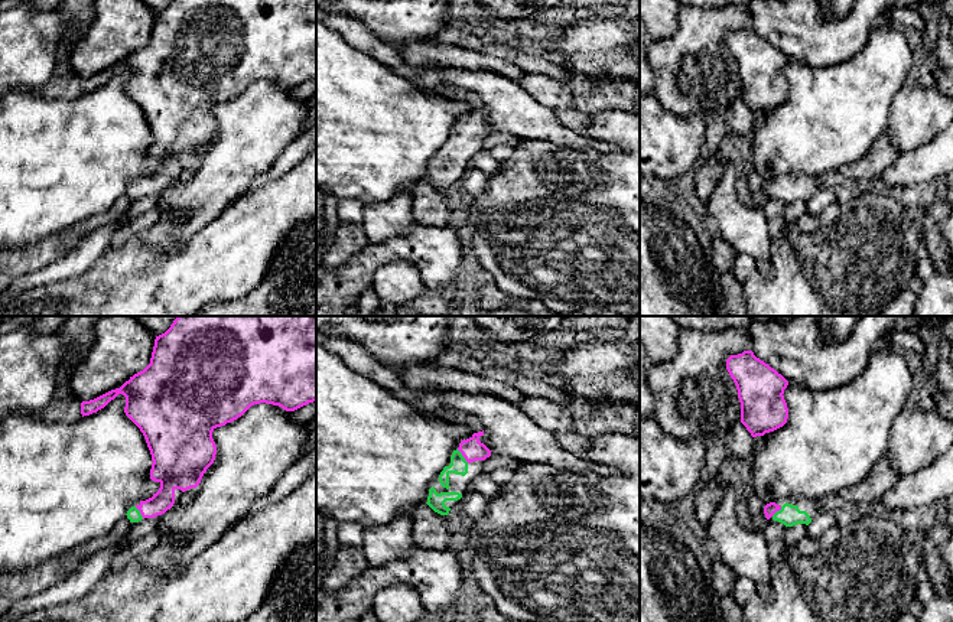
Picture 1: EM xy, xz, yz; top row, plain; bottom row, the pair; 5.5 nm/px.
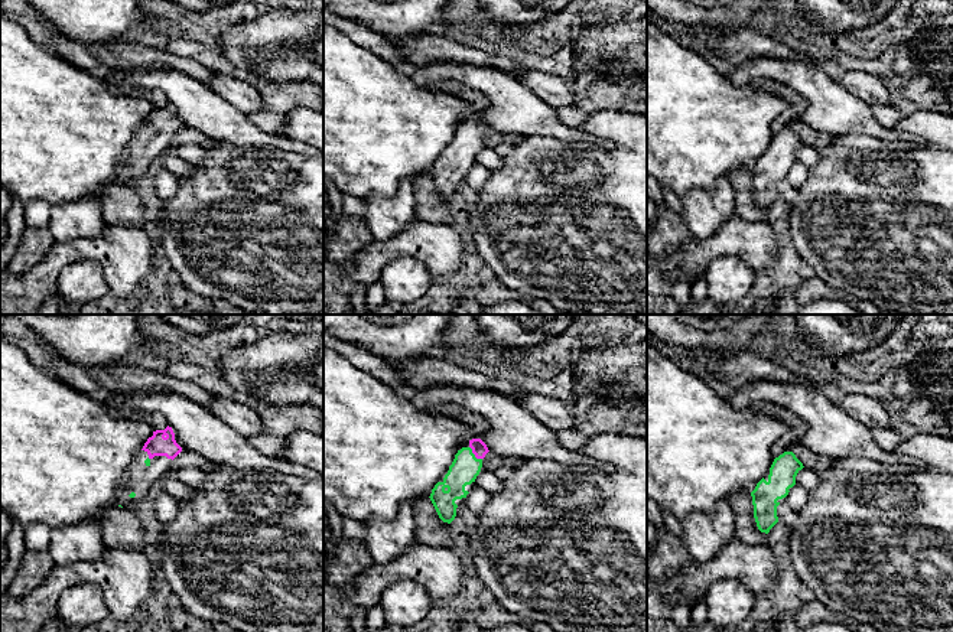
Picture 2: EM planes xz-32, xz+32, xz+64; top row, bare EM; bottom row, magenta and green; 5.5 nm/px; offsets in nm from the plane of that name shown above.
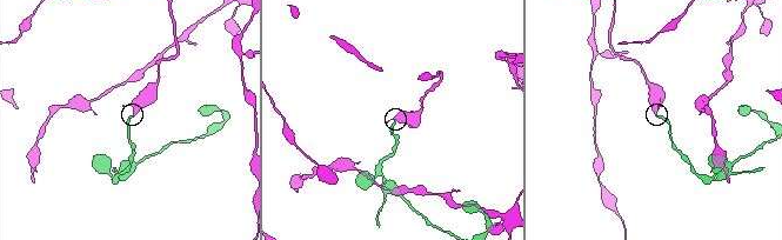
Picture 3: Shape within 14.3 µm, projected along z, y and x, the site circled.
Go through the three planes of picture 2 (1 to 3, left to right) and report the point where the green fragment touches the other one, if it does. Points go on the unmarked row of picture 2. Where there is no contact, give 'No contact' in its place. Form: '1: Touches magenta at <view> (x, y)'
1: No contact
2: Touches magenta at xz+32 (474, 130)
3: No contact

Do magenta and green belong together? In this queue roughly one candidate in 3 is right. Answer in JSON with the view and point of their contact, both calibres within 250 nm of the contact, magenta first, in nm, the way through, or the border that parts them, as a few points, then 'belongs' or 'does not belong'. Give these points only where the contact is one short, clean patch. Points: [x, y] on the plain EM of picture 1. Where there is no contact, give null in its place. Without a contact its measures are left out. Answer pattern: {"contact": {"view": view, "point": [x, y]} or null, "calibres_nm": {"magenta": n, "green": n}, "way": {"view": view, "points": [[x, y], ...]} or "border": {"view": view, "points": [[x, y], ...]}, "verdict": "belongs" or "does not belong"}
{"contact": {"view": "xz", "point": [462, 132]}, "calibres_nm": {"magenta": 120, "green": 100}, "way": {"view": "xz", "points": [[472, 126], [462, 132], [458, 142]]}, "verdict": "belongs"}

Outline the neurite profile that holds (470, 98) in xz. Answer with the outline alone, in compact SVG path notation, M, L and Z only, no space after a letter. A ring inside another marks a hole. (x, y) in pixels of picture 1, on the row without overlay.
M439 84L429 92L451 98L453 101L462 101L468 107L468 111L484 107L482 98L476 92L456 88L451 84Z

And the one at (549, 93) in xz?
M526 72L518 85L541 105L556 113L573 108L567 87L546 75Z

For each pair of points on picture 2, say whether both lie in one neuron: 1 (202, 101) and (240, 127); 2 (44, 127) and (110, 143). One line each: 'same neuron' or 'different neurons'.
1: same neuron
2: same neuron

